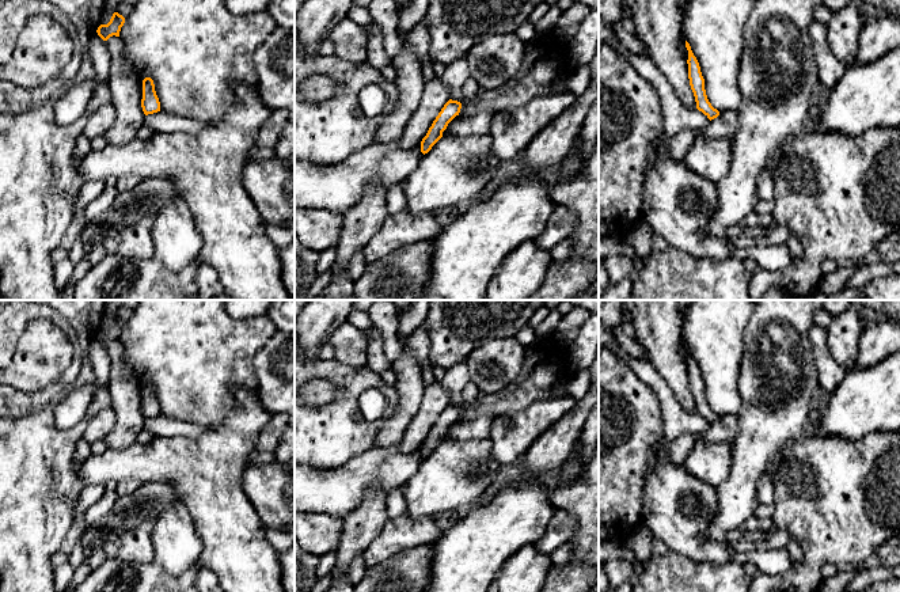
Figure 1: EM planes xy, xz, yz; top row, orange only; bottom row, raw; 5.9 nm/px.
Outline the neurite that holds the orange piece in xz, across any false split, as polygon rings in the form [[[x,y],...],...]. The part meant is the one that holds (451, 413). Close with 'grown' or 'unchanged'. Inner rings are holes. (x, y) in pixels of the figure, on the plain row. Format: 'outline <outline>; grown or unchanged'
outline [[[449,403],[436,424],[433,425],[432,430],[429,432],[426,440],[421,445],[421,456],[425,459],[428,458],[432,451],[443,441],[443,436],[447,433],[448,428],[459,420],[462,413],[462,407],[457,405]]]; unchanged

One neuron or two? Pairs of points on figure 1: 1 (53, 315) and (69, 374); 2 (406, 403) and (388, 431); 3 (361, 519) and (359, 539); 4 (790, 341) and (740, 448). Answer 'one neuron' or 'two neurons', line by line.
1: one neuron
2: one neuron
3: one neuron
4: one neuron

